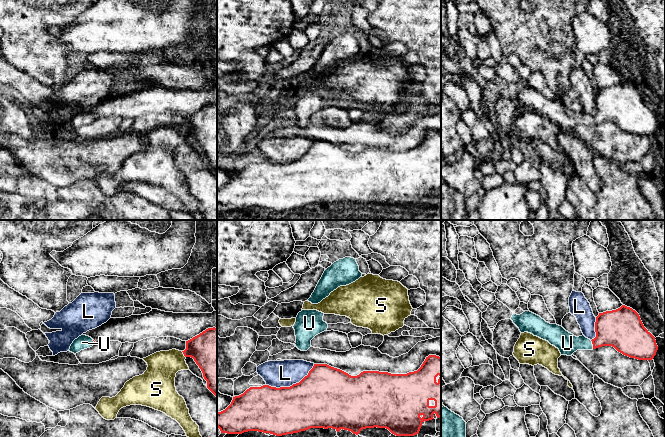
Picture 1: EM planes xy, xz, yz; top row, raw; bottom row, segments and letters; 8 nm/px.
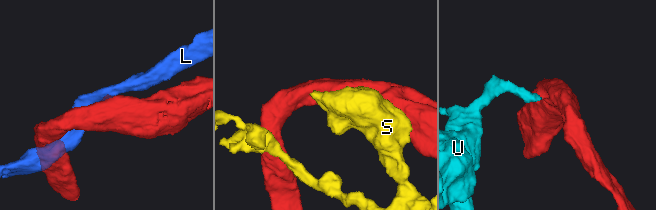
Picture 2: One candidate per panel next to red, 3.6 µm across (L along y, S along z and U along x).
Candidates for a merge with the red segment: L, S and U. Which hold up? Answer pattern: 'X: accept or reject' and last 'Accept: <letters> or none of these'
L: reject
S: reject
U: accept
Accept: U

